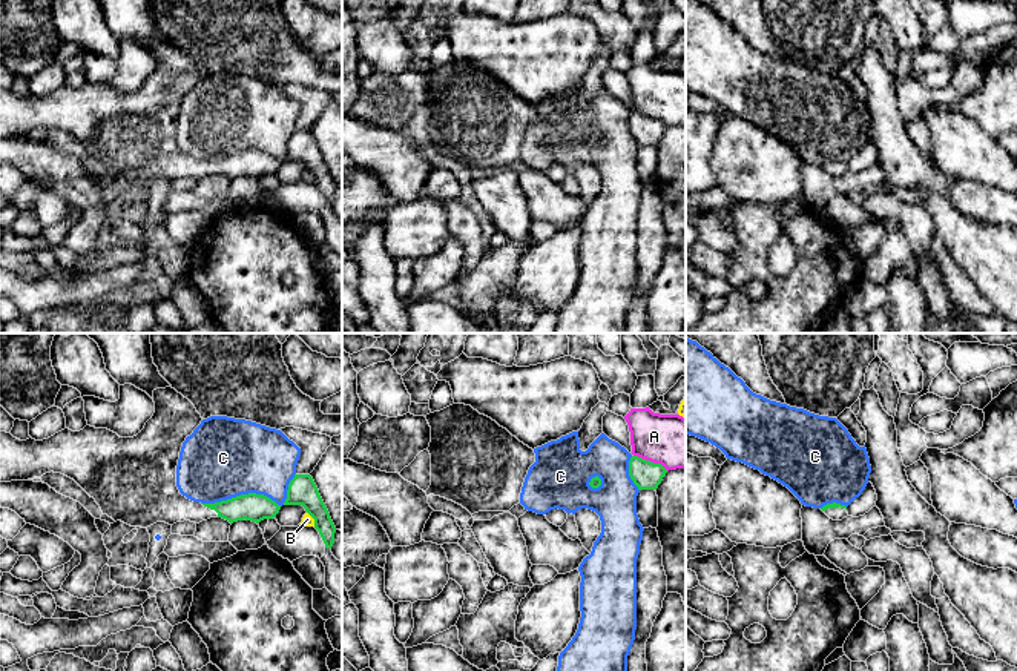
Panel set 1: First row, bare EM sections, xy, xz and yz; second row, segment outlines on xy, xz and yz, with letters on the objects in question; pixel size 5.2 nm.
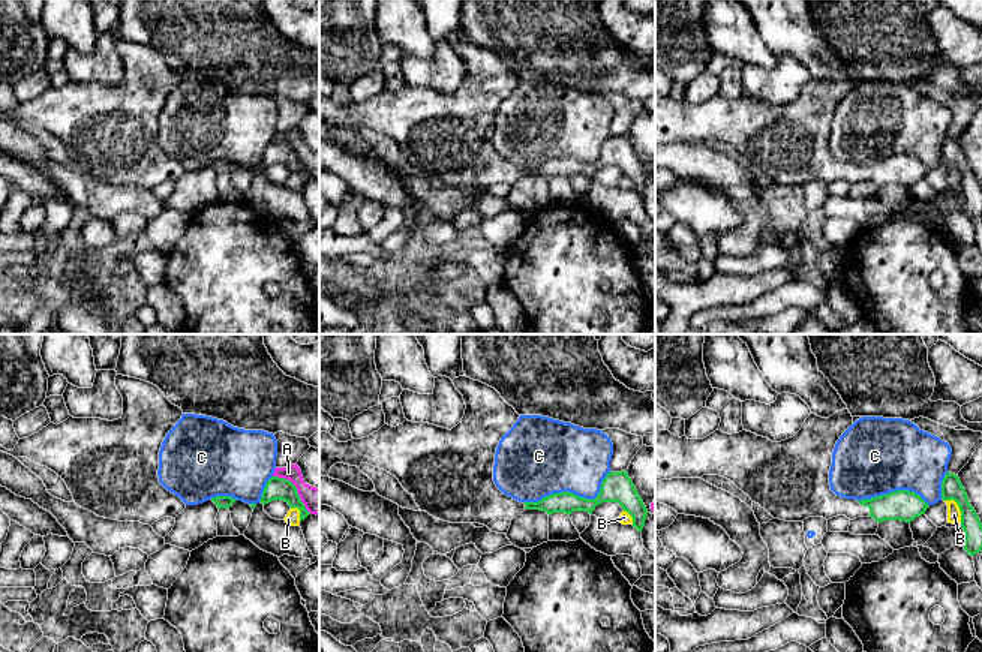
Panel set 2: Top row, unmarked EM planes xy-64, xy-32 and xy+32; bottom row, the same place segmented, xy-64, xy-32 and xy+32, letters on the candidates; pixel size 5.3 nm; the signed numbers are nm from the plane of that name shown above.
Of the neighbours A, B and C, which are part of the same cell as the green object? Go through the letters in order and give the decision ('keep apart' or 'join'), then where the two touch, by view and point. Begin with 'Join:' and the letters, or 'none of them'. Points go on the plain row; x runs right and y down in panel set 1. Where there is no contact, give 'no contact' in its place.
Join: none of them
A: keep apart; contact xz (649, 117)
B: keep apart; contact xy (313, 174)
C: keep apart; contact xy (258, 151)

